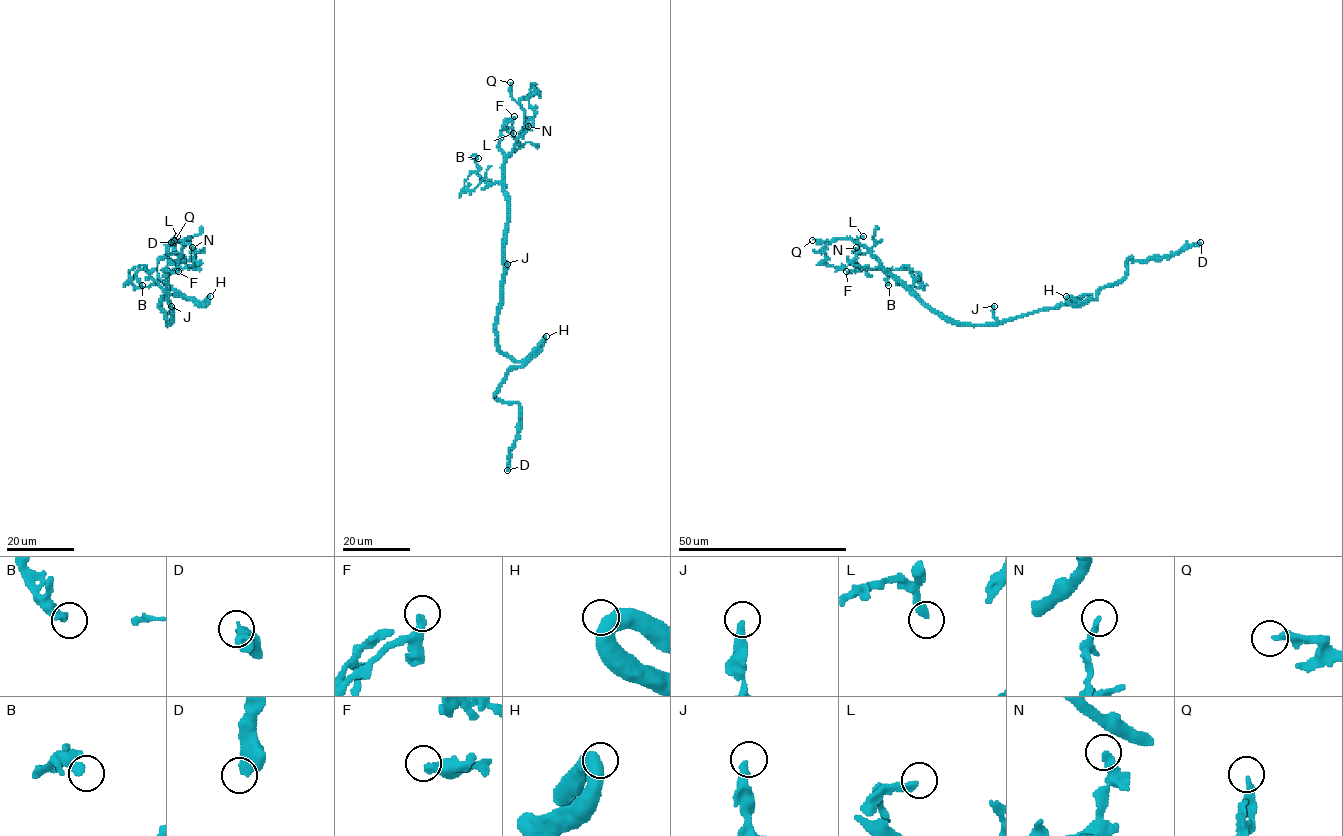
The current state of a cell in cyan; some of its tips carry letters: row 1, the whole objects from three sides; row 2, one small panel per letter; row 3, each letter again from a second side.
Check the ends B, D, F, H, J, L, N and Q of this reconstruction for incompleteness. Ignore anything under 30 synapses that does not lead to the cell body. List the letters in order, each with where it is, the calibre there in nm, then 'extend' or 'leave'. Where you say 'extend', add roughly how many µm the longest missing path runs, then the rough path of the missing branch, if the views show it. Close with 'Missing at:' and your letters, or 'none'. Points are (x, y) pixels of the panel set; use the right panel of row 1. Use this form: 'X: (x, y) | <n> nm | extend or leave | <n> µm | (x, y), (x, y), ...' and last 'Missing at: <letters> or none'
B: (888, 285) | 360 nm | leave
D: (1200, 242) | 550 nm | leave
F: (846, 271) | 380 nm | extend | 10 µm | (846, 271), (813, 259)
H: (1066, 296) | 460 nm | leave
J: (994, 306) | 320 nm | leave
L: (863, 236) | 280 nm | leave
N: (856, 247) | 260 nm | leave
Q: (812, 240) | 280 nm | leave
Missing at: F

